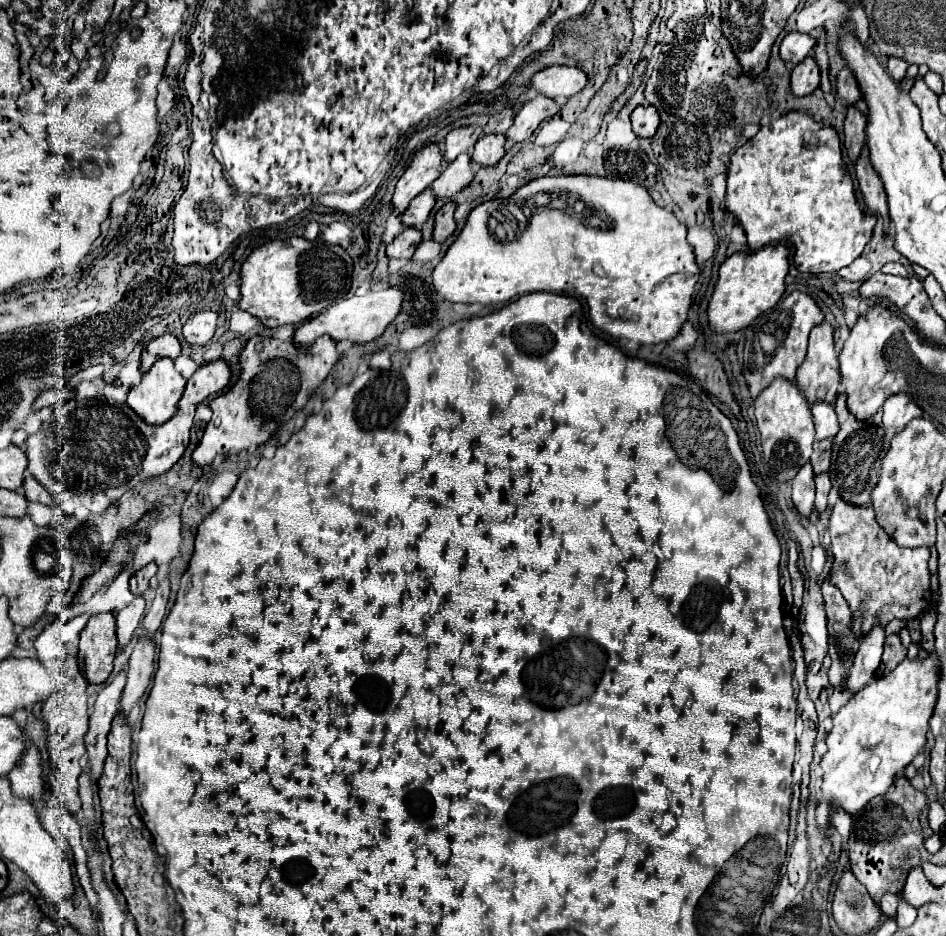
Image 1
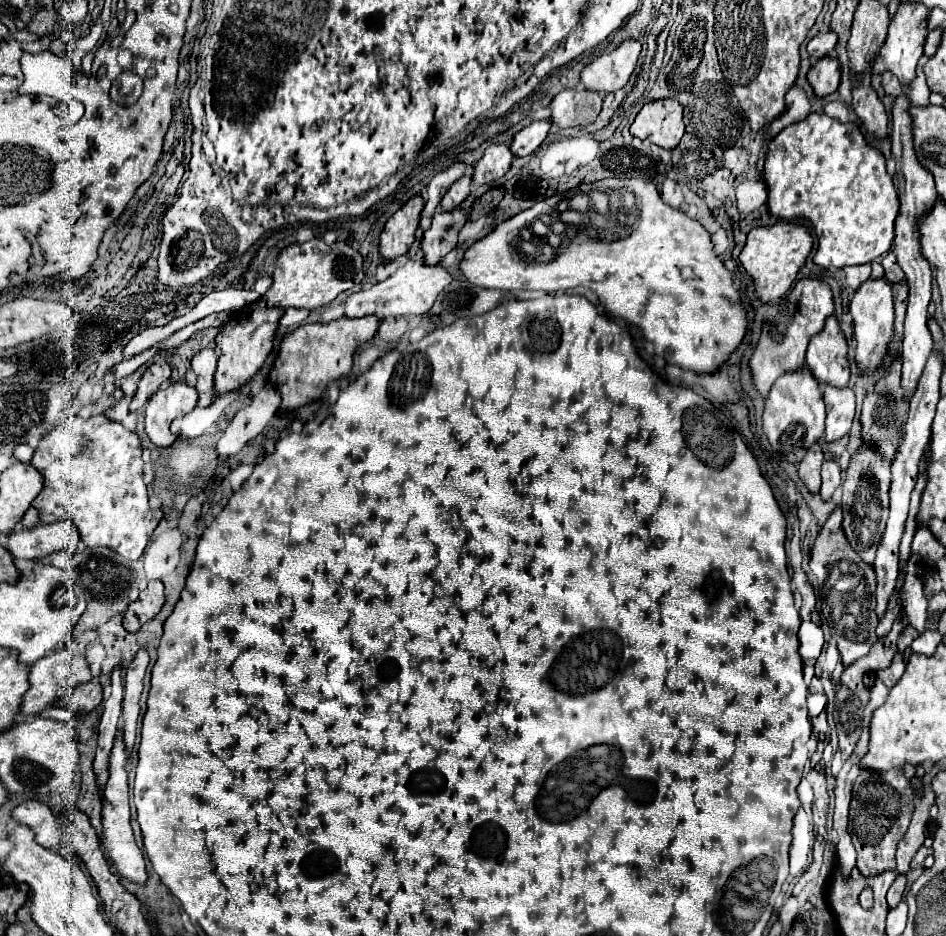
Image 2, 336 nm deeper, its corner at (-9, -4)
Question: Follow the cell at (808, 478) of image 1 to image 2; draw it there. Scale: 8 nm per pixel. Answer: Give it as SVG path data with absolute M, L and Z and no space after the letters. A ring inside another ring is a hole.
M817 442L813 444L813 448L809 448L805 458L799 462L799 478L813 494L817 494L821 488L821 476L819 476L821 464L823 464L823 450L821 444Z

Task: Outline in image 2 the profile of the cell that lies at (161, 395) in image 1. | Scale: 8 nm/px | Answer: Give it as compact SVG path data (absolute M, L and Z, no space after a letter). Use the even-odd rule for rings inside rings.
M173 382L159 388L147 402L145 432L157 448L167 448L177 440L171 422L189 414L197 404L197 390L185 382Z

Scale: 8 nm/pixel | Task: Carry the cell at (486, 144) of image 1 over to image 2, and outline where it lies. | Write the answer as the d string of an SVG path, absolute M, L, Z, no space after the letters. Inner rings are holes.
M539 120L539 122L531 122L529 126L525 126L513 138L513 144L511 144L513 154L515 156L529 156L529 154L533 154L539 148L539 144L545 140L549 128L551 128L549 120Z

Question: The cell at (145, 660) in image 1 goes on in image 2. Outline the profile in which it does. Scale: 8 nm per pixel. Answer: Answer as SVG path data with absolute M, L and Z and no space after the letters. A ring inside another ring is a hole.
M121 728L117 732L117 740L111 750L111 760L109 760L109 780L103 790L103 850L113 858L117 870L125 880L131 880L135 884L145 884L147 872L145 872L145 860L143 852L137 848L133 840L133 830L129 826L129 796L127 796L127 760L129 756L125 754L125 744L121 736Z

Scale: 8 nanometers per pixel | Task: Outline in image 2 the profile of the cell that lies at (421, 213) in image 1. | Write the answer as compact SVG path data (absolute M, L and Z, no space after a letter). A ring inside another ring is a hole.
M471 176L459 178L459 180L447 190L445 198L441 200L443 210L453 210L453 208L457 208L457 206L469 196L469 192L471 192Z

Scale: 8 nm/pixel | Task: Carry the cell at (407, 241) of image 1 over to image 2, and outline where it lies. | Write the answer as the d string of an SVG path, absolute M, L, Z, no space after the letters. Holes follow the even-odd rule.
M451 210L451 212L439 212L433 216L431 228L423 234L421 248L425 252L425 264L439 264L447 252L451 252L457 246L459 230L469 220L467 212L463 210Z

